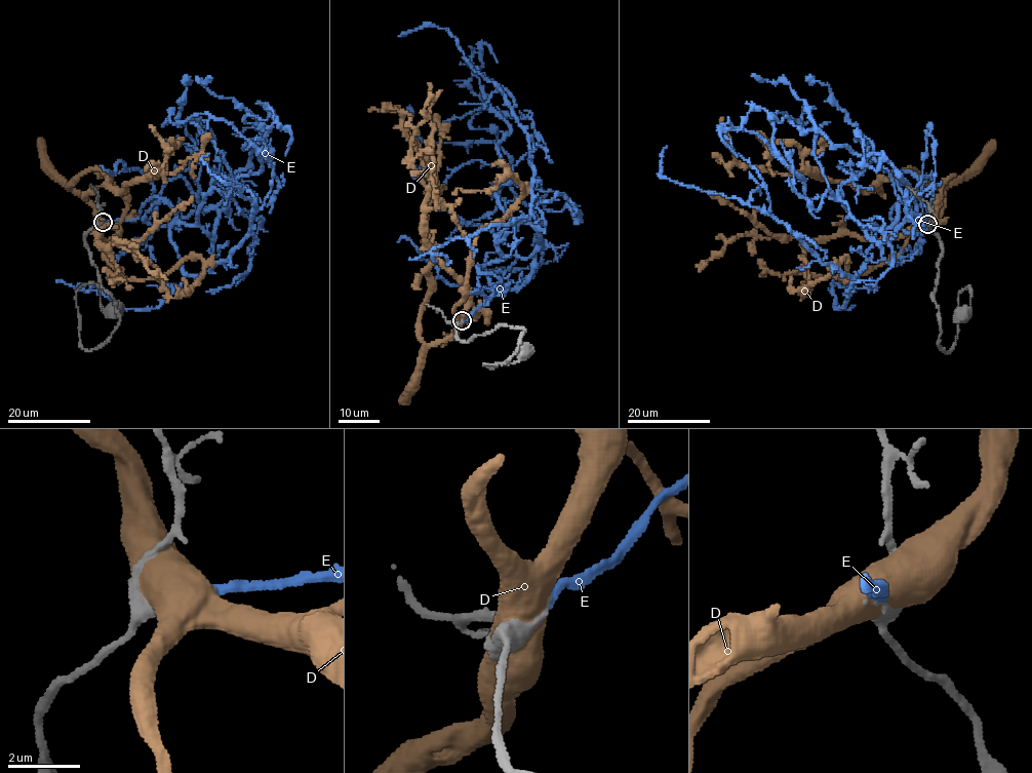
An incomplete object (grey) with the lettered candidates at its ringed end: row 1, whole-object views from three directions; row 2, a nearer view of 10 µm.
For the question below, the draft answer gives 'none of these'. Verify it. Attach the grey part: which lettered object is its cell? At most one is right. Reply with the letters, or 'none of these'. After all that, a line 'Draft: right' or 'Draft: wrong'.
none of these
Draft: right

